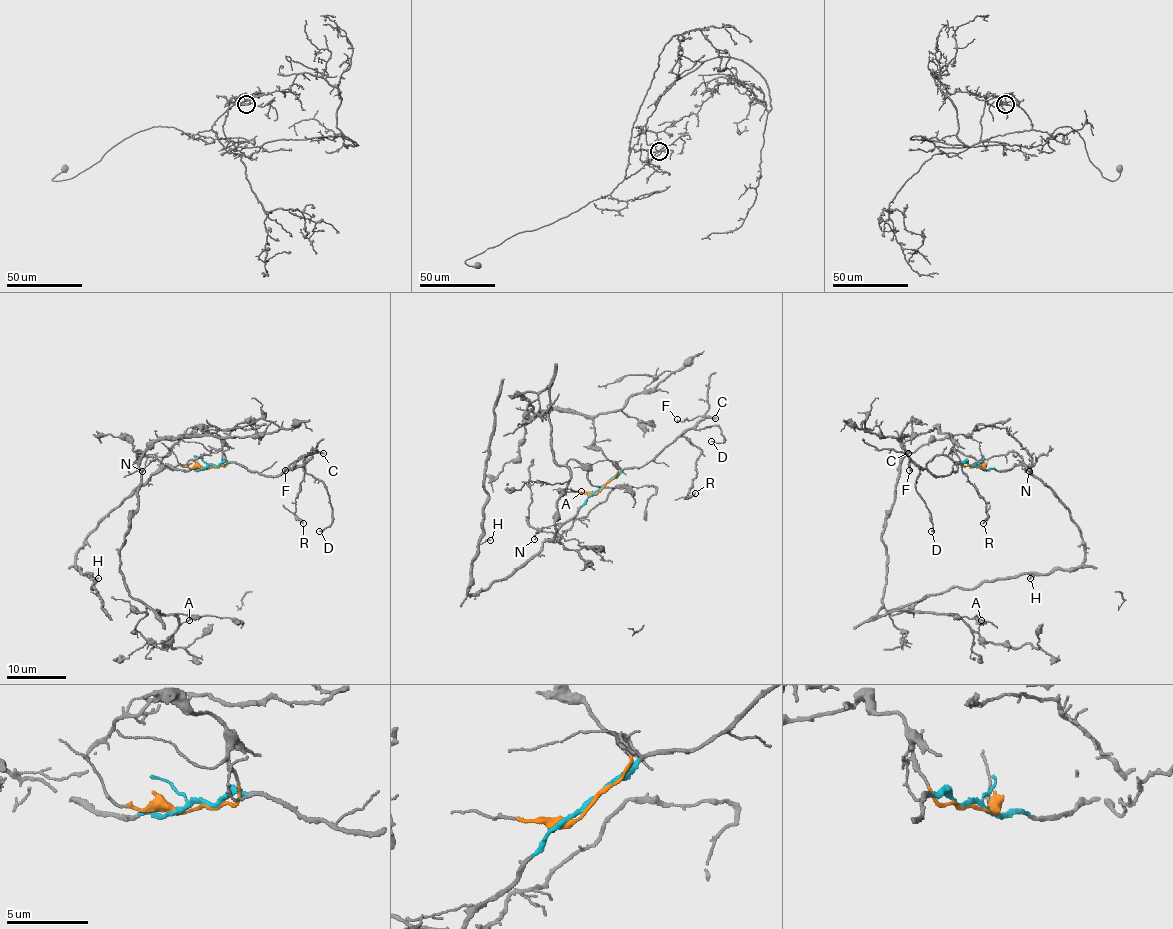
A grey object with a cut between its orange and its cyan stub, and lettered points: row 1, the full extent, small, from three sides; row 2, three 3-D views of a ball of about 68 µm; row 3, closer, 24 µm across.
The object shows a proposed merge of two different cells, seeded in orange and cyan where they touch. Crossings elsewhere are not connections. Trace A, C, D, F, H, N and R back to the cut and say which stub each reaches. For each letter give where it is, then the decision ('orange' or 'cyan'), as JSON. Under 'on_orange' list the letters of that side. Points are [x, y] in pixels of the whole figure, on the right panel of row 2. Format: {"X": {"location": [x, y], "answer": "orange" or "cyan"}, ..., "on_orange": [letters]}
{"A": {"location": [981, 620], "answer": "orange"}, "C": {"location": [908, 453], "answer": "cyan"}, "D": {"location": [931, 531], "answer": "cyan"}, "F": {"location": [909, 470], "answer": "cyan"}, "H": {"location": [1030, 578], "answer": "cyan"}, "N": {"location": [1029, 471], "answer": "cyan"}, "R": {"location": [983, 523], "answer": "cyan"}, "on_orange": ["A"]}

